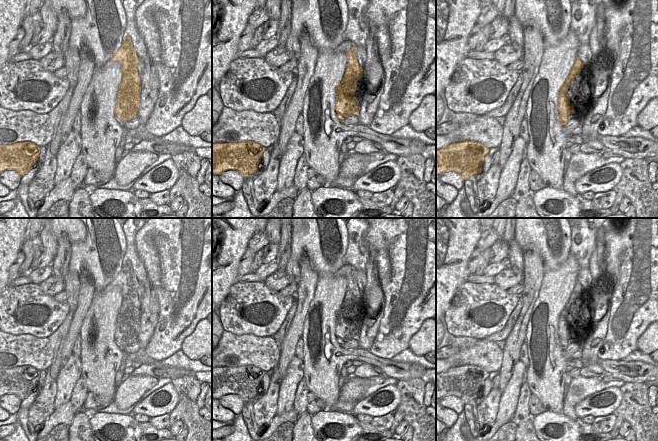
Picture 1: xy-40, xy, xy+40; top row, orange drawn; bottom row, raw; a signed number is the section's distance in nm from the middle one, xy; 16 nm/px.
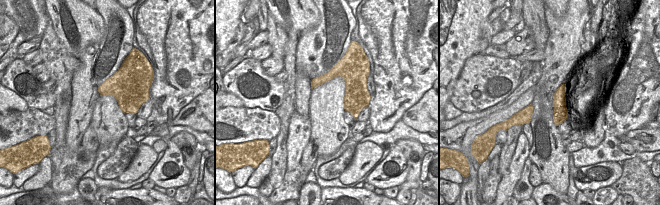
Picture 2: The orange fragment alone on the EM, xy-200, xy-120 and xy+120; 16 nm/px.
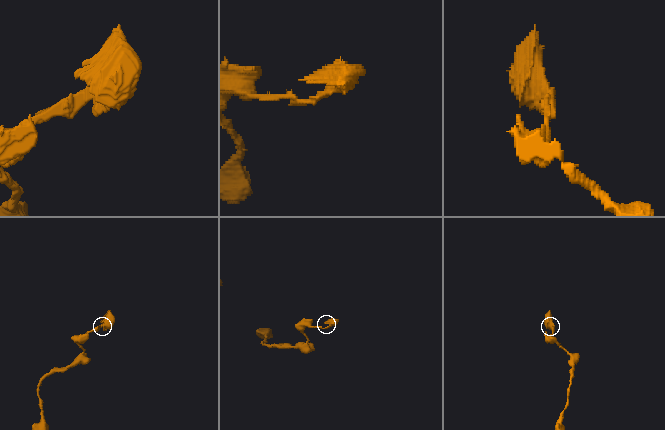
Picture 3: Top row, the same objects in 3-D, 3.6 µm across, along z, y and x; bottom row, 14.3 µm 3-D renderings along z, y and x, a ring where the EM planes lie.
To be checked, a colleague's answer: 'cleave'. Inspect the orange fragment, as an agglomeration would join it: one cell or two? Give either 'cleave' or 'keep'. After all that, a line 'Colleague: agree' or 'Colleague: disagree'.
cleave
Colleague: agree

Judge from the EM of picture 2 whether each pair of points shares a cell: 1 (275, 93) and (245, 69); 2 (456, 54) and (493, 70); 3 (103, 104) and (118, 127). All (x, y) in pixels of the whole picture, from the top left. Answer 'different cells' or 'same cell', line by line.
1: same cell
2: different cells
3: same cell

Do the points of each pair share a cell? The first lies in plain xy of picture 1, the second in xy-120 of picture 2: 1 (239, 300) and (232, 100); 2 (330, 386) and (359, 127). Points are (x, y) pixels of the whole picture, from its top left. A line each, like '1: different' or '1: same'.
1: different
2: different

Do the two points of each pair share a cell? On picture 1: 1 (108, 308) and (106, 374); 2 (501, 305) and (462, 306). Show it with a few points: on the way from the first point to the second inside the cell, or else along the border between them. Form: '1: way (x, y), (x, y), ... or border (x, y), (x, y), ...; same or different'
1: way (102, 324), (102, 358); same
2: way (491, 306), (472, 306); same

